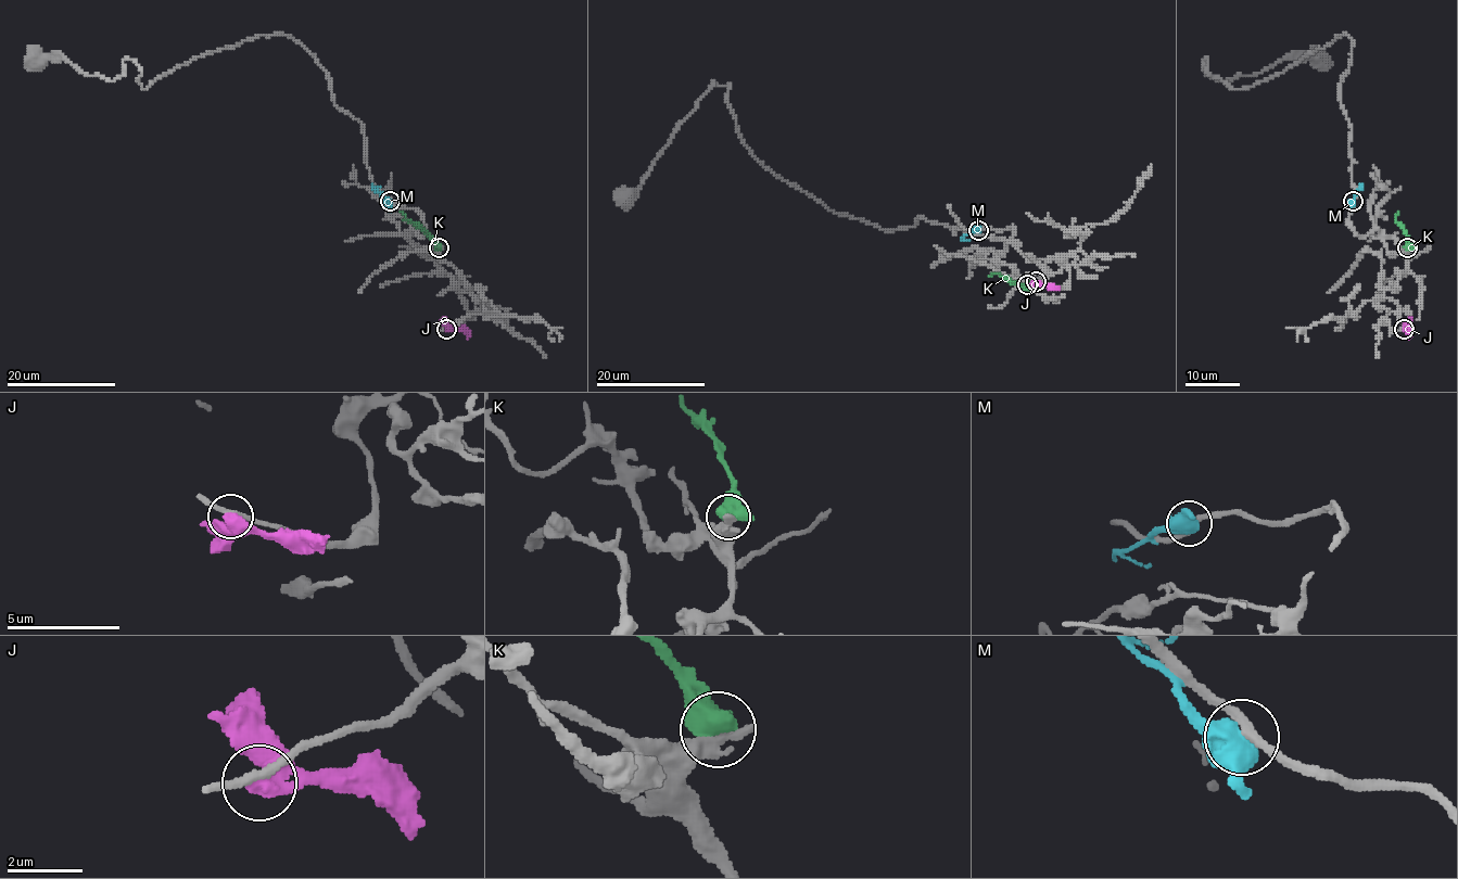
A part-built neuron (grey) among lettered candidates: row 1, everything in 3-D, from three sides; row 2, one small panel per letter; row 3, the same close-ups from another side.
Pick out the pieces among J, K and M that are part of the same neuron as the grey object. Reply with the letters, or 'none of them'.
none of them

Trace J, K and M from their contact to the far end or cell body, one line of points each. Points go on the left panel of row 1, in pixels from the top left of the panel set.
J: (446, 330), (463, 330), (469, 336)
K: (438, 247), (400, 212)
M: (389, 201), (375, 189), (380, 186)

